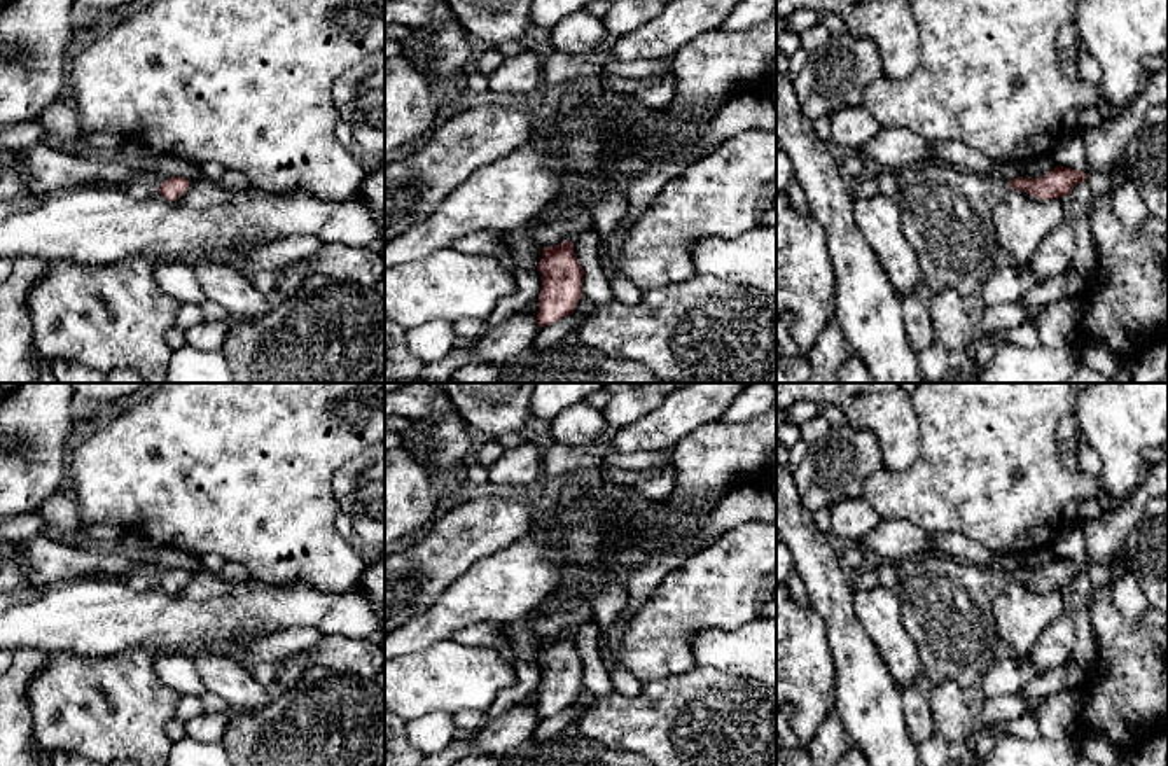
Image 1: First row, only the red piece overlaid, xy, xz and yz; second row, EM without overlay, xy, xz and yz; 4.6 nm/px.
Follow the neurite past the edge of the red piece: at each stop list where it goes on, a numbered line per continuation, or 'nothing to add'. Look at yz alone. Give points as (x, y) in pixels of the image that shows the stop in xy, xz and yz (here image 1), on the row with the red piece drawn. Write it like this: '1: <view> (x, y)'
1: yz (945, 212)

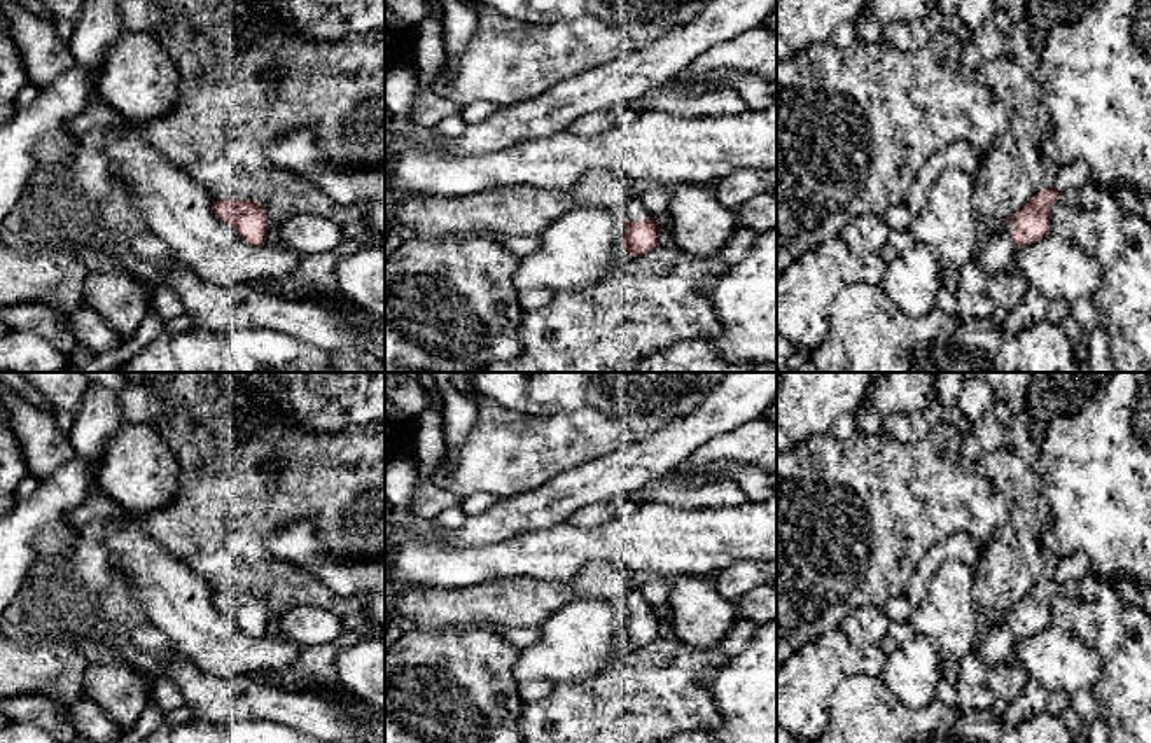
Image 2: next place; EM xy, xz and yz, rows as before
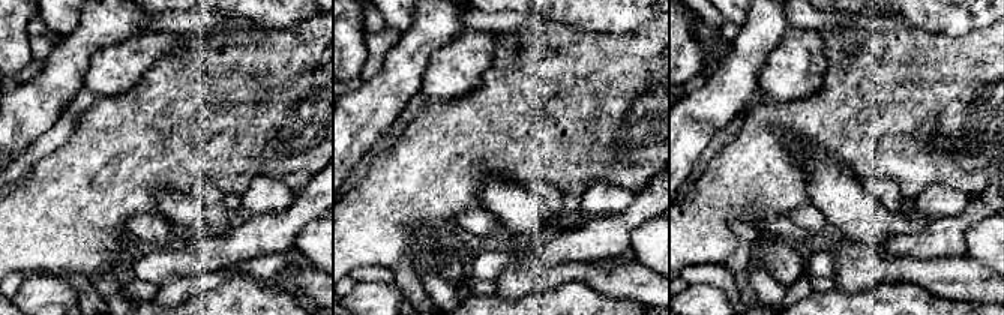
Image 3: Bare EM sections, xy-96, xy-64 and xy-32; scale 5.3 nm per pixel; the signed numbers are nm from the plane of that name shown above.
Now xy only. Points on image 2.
nothing to add

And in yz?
1: yz (996, 254)

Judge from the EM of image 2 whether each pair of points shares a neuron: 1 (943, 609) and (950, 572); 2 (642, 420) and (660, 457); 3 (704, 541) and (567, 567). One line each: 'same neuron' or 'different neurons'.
1: same neuron
2: different neurons
3: same neuron

